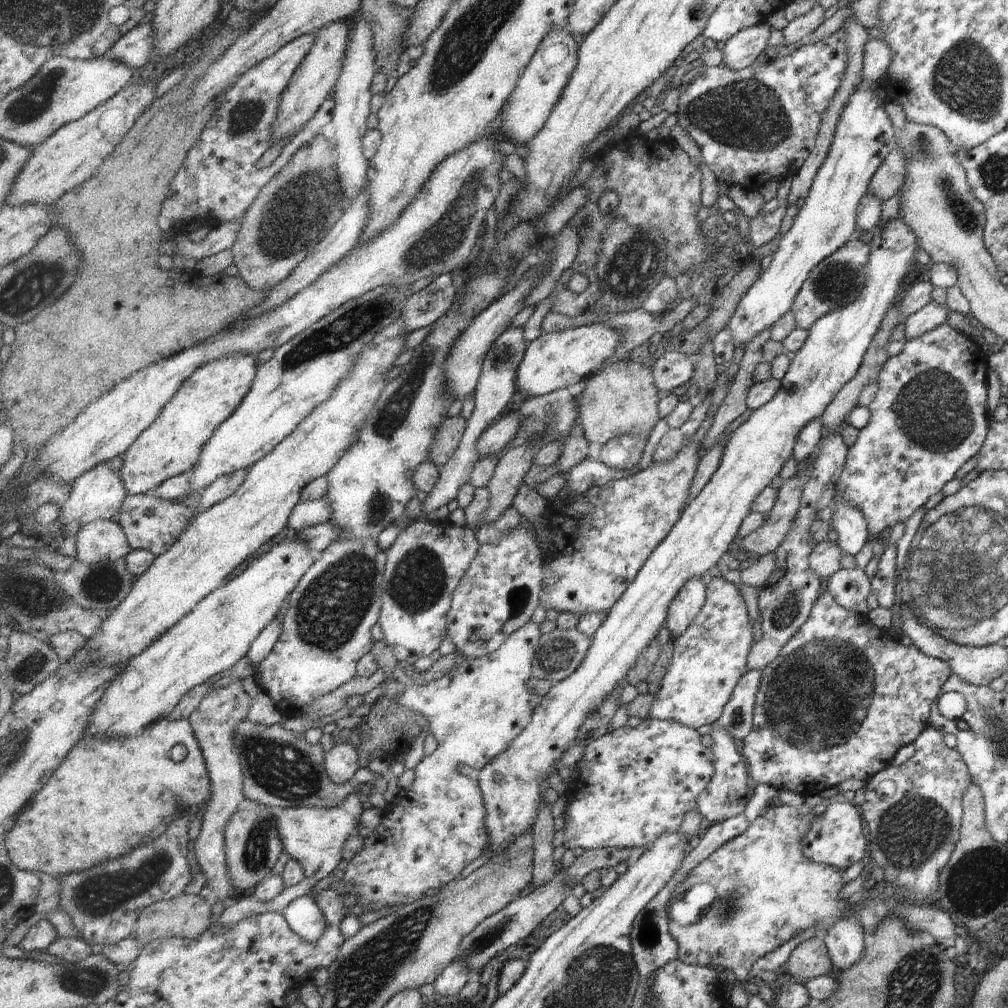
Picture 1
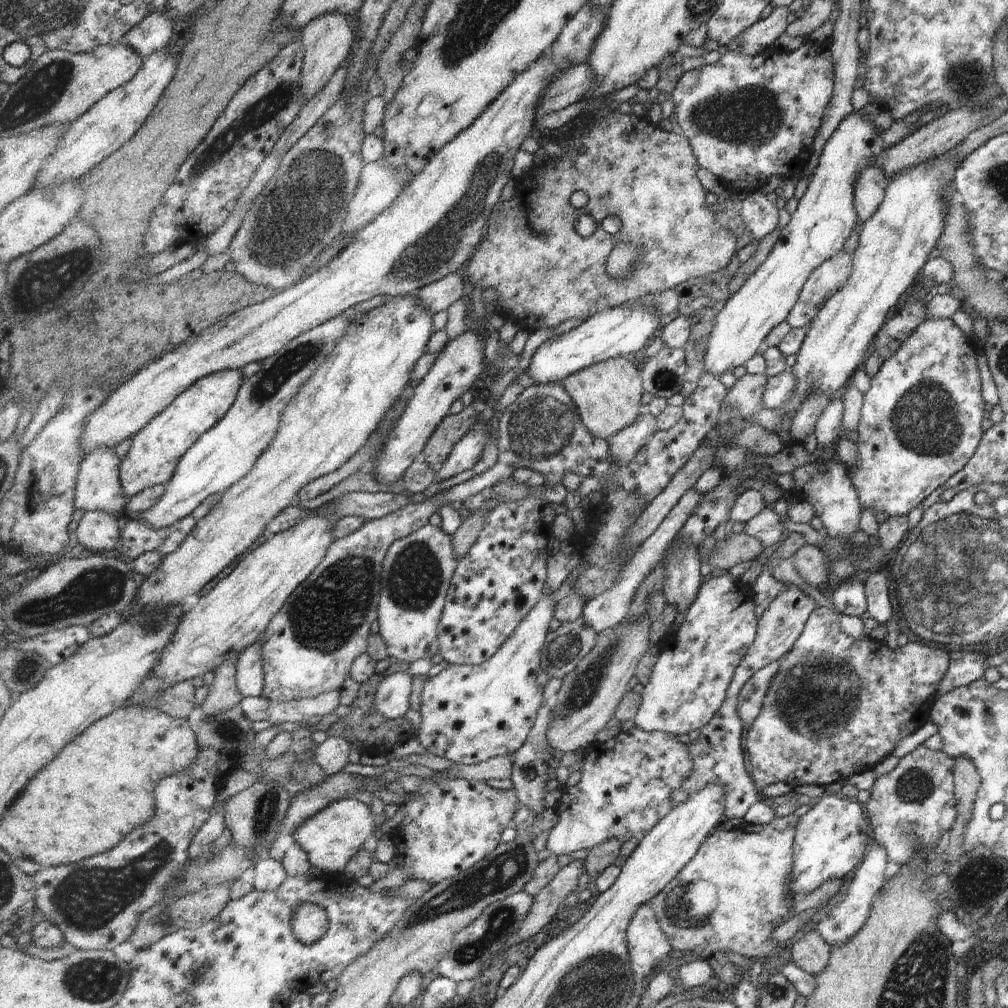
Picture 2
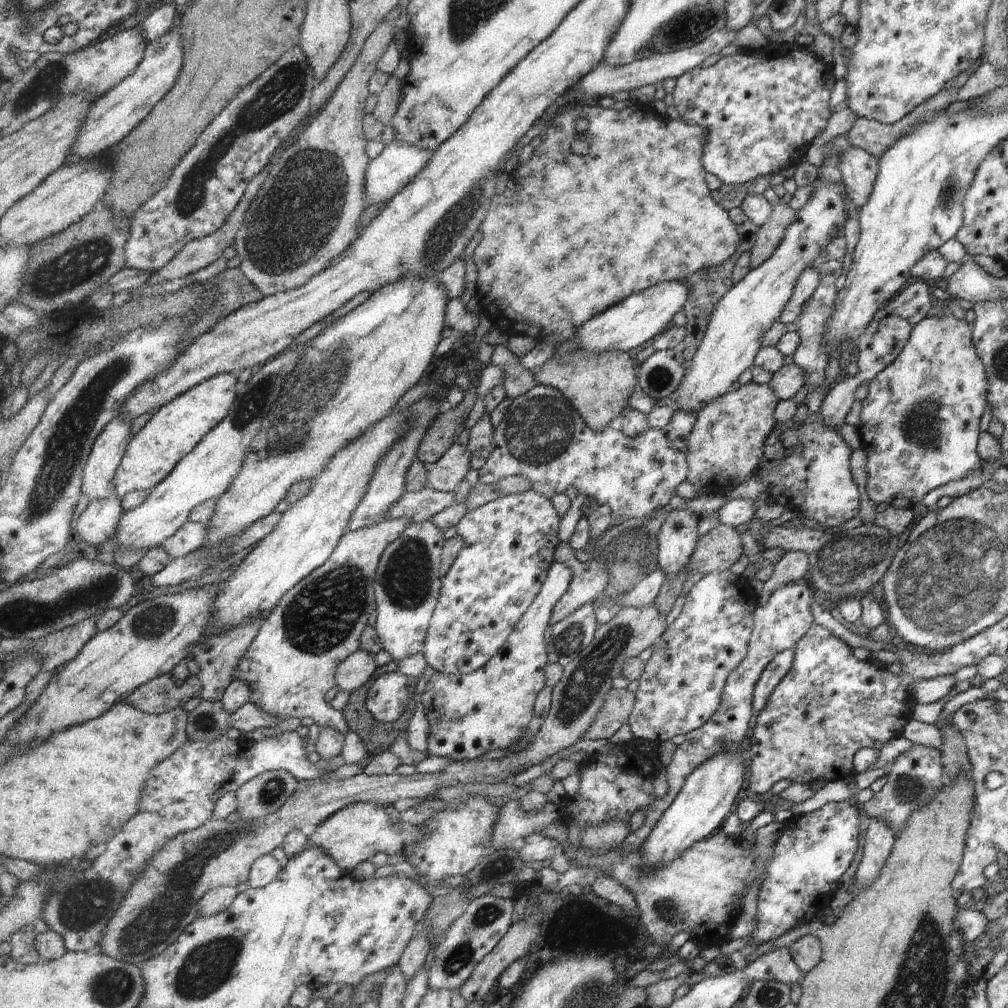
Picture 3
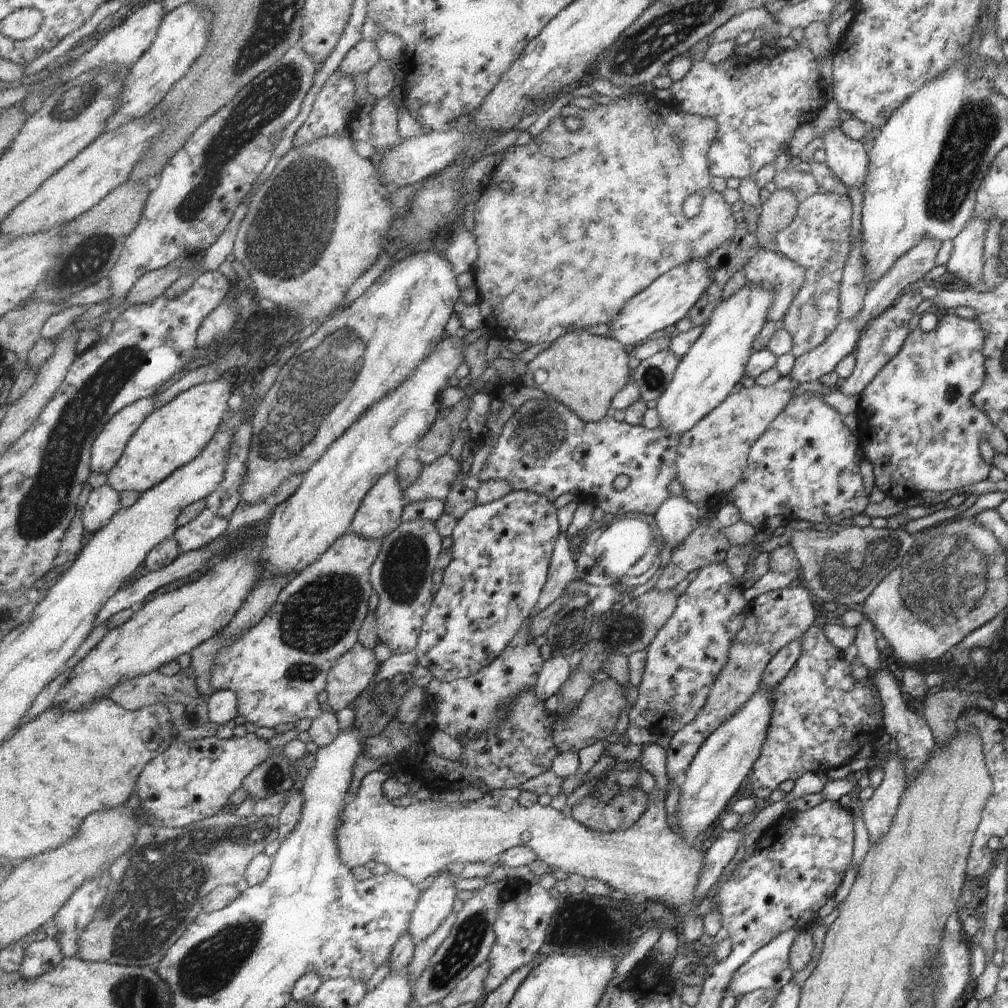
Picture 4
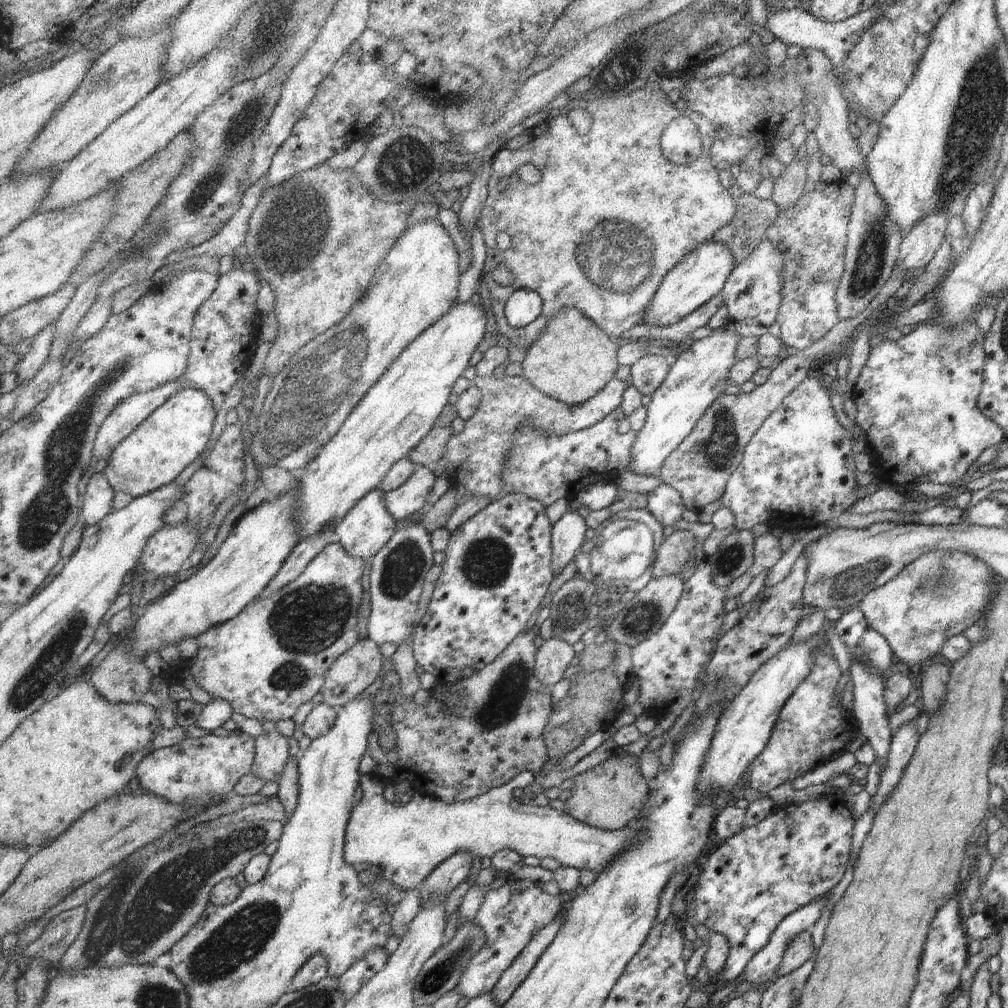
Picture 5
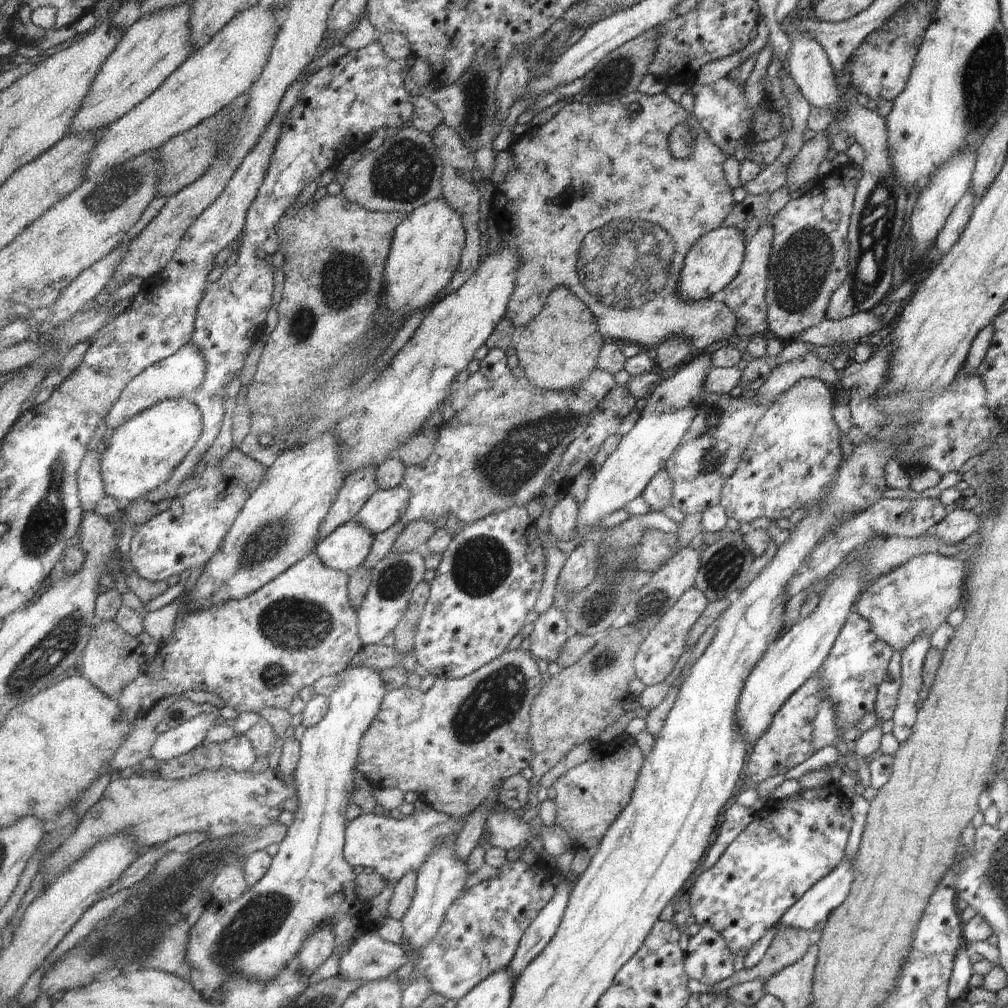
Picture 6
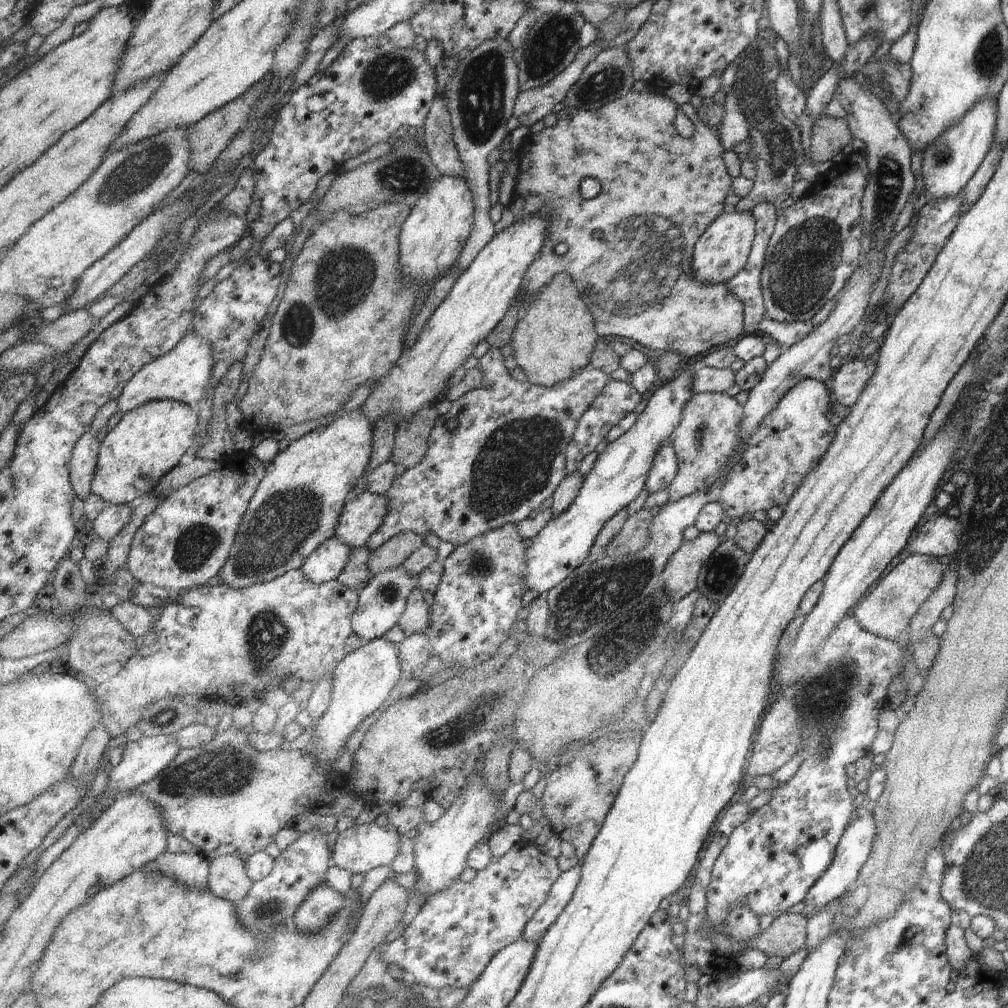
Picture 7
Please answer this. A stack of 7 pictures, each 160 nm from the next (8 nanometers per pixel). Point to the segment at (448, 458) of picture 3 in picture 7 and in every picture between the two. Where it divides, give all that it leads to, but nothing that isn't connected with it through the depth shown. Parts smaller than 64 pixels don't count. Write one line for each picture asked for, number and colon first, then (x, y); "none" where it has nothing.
4: (436, 480)
5: (413, 495)
6: (387, 506)
7: (364, 513)

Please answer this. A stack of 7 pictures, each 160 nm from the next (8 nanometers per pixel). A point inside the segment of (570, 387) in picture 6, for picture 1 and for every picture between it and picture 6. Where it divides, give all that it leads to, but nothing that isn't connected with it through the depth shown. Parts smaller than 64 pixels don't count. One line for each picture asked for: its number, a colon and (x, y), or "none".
1: (622, 399)
2: (608, 395)
3: (599, 385)
4: (585, 372)
5: (575, 359)

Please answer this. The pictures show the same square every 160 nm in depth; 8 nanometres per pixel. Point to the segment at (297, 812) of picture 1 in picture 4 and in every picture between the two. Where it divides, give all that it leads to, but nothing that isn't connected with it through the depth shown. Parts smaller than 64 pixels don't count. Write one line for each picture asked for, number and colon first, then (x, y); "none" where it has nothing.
2: (331, 838)
3: (352, 836)
4: (649, 861)

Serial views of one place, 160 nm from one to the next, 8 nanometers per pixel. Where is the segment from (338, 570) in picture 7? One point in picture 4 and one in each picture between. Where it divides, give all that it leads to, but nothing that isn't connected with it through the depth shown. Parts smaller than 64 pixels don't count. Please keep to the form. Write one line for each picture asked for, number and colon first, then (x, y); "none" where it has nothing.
4: (383, 508)
5: (368, 528)
6: (346, 548)

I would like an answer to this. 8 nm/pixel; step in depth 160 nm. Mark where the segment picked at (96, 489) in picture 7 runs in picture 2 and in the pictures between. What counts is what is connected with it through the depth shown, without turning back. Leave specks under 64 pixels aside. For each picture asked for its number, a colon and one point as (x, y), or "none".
2: (155, 453)
3: (153, 453)
4: (175, 434)
5: (172, 438)
6: (144, 453)

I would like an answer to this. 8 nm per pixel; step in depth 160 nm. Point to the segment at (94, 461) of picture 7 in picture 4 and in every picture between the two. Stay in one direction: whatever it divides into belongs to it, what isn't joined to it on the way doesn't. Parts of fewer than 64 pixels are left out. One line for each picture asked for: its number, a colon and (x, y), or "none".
4: (103, 503)
5: (98, 503)
6: (92, 487)

